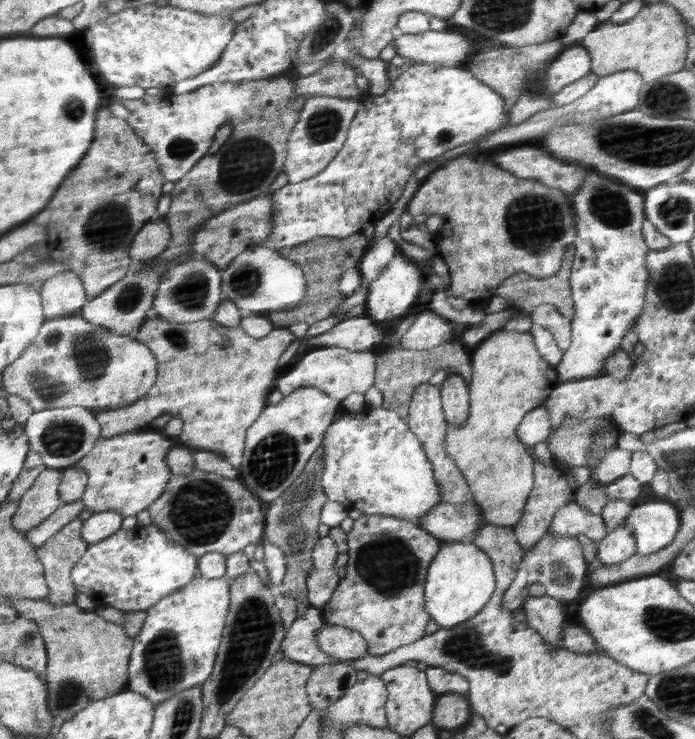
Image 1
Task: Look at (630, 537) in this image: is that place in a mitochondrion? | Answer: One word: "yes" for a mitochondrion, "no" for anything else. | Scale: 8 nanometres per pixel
no

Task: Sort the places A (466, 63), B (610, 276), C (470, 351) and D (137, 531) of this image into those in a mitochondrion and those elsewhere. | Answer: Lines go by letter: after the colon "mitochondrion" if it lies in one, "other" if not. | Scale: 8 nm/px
A: other
B: other
C: other
D: other

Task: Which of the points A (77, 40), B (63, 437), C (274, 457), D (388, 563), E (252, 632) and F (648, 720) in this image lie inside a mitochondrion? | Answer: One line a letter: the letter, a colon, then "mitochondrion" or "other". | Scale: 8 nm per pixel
A: other
B: mitochondrion
C: mitochondrion
D: mitochondrion
E: mitochondrion
F: mitochondrion

